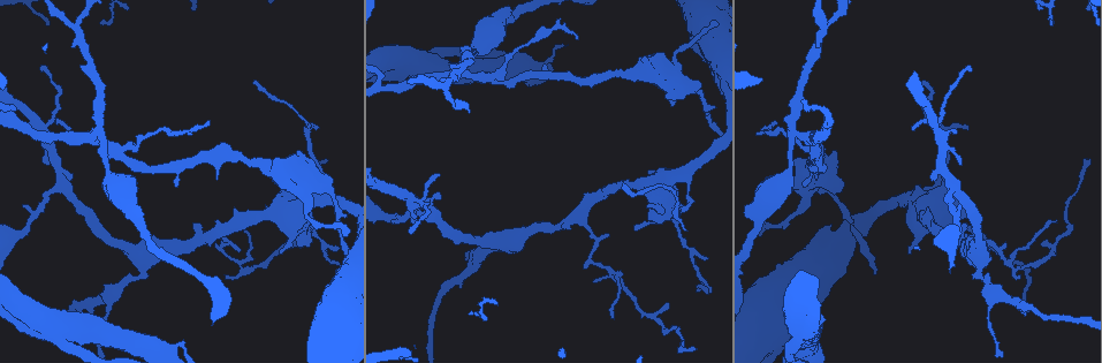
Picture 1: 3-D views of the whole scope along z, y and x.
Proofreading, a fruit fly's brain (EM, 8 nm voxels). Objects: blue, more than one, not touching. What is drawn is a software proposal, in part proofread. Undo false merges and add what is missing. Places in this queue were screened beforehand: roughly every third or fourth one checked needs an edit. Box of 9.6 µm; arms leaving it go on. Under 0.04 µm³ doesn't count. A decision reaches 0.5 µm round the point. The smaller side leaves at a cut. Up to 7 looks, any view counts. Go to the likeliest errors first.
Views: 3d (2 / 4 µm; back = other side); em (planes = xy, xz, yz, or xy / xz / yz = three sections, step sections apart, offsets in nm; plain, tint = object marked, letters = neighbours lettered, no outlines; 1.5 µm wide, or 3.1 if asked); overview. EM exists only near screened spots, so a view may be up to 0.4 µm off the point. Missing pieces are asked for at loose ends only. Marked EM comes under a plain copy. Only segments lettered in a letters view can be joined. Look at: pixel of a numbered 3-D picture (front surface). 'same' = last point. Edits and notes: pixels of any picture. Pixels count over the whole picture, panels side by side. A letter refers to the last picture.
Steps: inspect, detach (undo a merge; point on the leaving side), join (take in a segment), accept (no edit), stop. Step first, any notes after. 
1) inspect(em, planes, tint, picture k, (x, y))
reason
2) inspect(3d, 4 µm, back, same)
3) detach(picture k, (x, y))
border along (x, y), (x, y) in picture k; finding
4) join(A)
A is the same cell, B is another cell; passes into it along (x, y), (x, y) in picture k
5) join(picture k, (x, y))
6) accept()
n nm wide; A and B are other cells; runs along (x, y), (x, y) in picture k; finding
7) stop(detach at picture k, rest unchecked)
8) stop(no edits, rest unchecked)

inspect(em, planes, letters, picture 1, (796, 135))
sharp bend

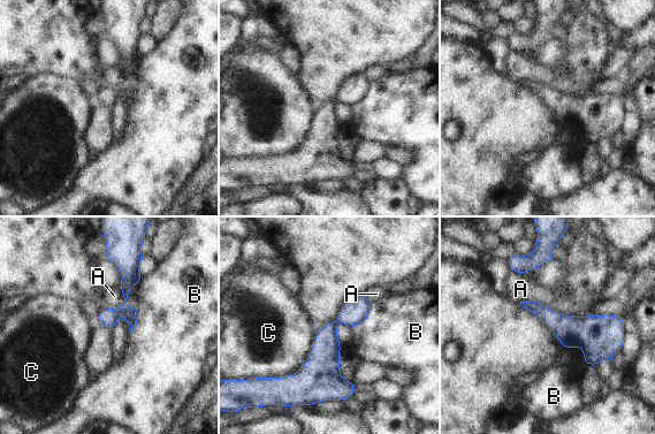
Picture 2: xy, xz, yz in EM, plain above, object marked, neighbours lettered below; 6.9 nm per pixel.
detach(picture 2, (129, 280))
130 nm wide; A, B and C are other cells; border along (117, 311), (120, 314) in picture 2; two neurons meet here

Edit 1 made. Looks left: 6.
inspect(overview)
see it whole again

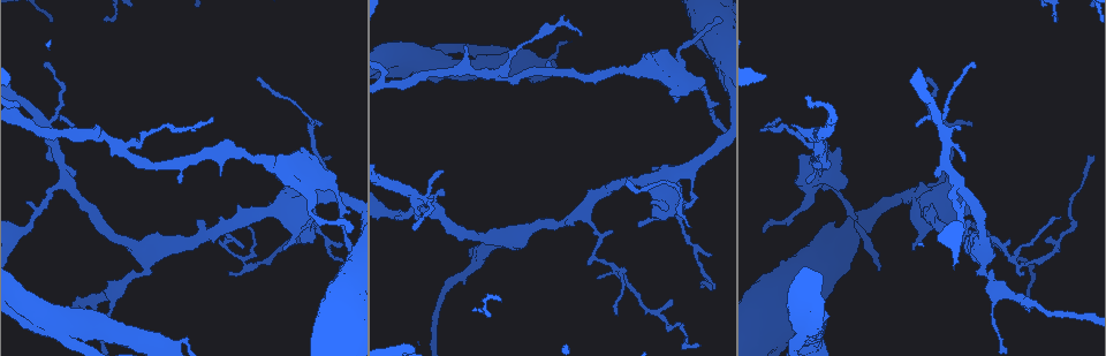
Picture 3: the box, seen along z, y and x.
inspect(em, yz, step 8, letters, picture 3, (689, 225))
tapers out

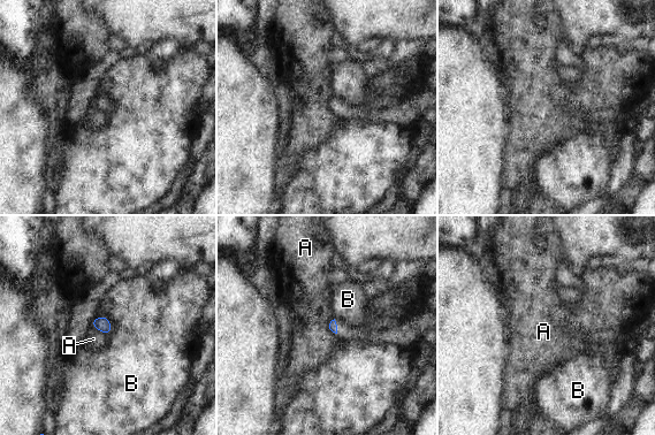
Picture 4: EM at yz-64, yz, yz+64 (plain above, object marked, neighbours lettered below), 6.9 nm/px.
accept()
A and B are other cells; border along (334, 318), (329, 328), (336, 334) in picture 4; no lettered segment goes on from it

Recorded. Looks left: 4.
inspect(em, xz, step 4, letters, picture 3, (221, 174))
an open end

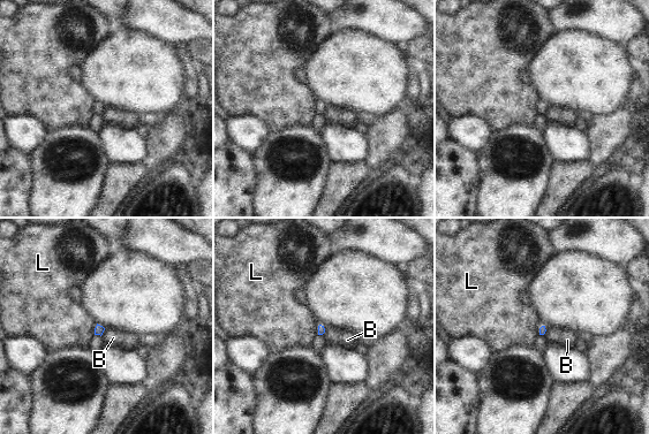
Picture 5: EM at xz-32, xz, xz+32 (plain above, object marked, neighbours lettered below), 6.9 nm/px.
inspect(em, planes, letters, same)
another direction

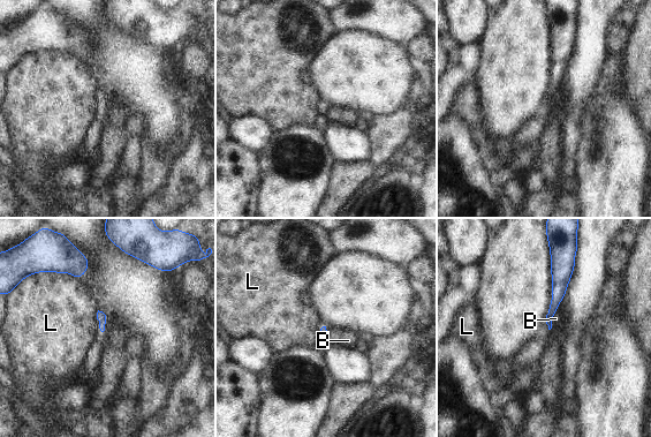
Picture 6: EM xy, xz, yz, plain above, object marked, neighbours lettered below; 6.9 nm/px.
accept()
B and L are other cells; runs along (553, 260), (558, 295), (549, 321) in picture 6; none of them fits

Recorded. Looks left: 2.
stop(detach at picture 2, rest unchecked)

